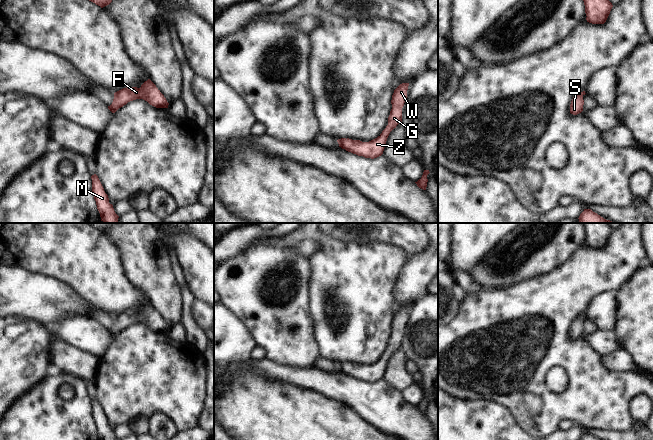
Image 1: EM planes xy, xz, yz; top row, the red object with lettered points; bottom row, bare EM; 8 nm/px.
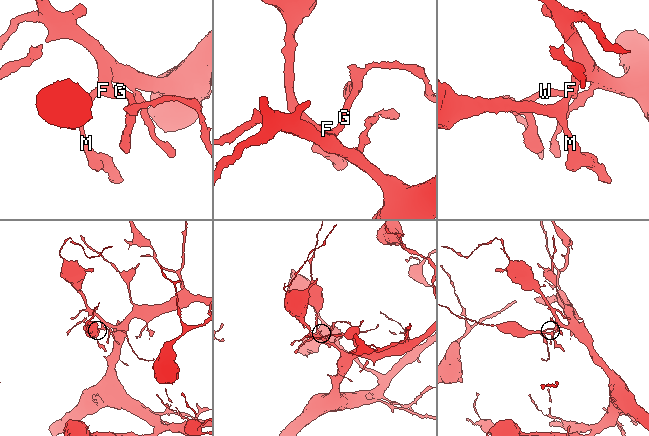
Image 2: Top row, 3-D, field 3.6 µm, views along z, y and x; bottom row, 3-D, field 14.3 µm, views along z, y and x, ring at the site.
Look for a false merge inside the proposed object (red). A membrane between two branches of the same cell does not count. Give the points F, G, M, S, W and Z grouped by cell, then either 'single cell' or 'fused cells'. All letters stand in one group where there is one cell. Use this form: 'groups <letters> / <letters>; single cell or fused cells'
groups F G M S W Z; single cell

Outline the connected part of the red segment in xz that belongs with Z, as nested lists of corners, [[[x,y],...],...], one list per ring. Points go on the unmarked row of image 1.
[[[402,307],[394,314],[391,324],[392,333],[388,341],[388,349],[377,362],[369,366],[341,362],[337,364],[339,371],[365,382],[374,383],[381,380],[390,356],[402,346],[402,332],[407,323],[408,310],[409,307]]]

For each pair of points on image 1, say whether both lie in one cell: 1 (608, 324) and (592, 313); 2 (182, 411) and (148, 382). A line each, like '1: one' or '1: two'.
1: one
2: one

